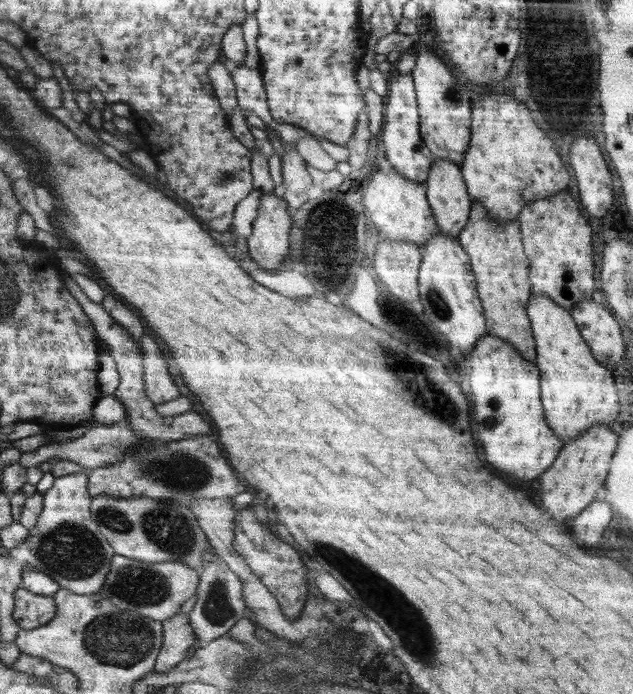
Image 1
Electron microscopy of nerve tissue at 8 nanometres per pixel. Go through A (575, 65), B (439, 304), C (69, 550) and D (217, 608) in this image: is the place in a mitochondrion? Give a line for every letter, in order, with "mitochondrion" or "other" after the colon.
A: mitochondrion
B: mitochondrion
C: mitochondrion
D: mitochondrion

